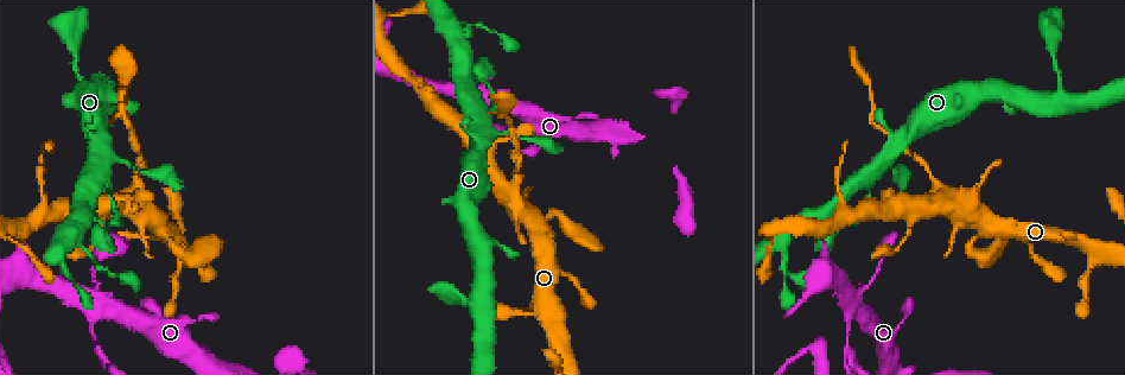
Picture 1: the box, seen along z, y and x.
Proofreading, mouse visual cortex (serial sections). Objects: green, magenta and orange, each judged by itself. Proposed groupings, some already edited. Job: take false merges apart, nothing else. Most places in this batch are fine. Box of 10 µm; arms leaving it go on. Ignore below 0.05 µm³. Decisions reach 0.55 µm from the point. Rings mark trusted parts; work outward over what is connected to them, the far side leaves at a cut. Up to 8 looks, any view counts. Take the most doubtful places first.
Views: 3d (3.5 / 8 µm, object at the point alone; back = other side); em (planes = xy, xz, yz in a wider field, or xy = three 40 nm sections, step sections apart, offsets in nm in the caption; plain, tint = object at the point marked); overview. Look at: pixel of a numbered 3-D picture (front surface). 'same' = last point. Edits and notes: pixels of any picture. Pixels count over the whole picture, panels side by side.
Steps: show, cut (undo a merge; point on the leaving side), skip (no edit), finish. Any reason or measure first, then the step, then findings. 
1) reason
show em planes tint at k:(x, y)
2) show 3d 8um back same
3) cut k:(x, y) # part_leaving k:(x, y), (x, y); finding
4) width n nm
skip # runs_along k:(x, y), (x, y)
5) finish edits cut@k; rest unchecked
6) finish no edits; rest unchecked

thick turns thin
show em xy step 5 tint at 1:(97, 302)

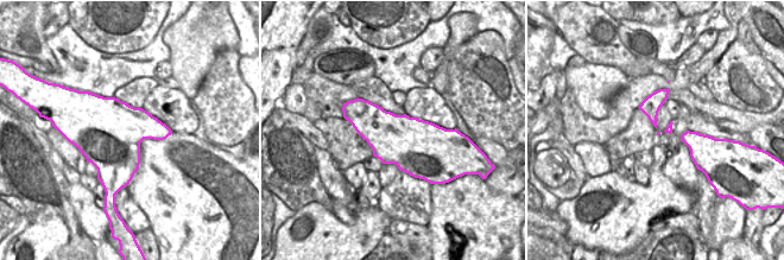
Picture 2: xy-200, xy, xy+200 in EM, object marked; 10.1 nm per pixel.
wider look
show 3d 3.5um same

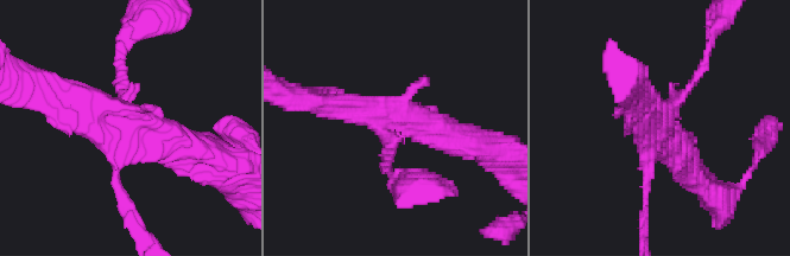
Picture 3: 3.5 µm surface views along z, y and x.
width 550 nm
skip # runs_along 3:(196, 149), (58, 94); one cell here

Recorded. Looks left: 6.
three arms meet
show 3d 3.5um at 1:(895, 148)

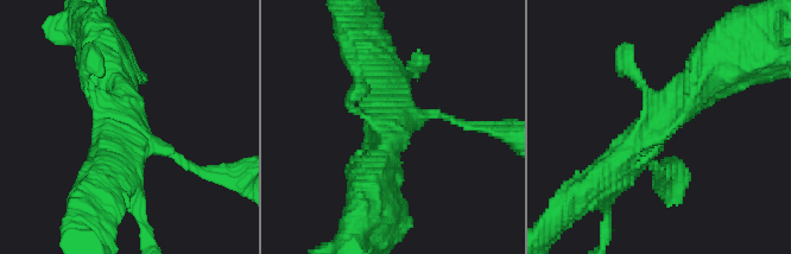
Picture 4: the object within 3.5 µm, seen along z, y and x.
now the EM
show em planes tint at 4:(125, 125)

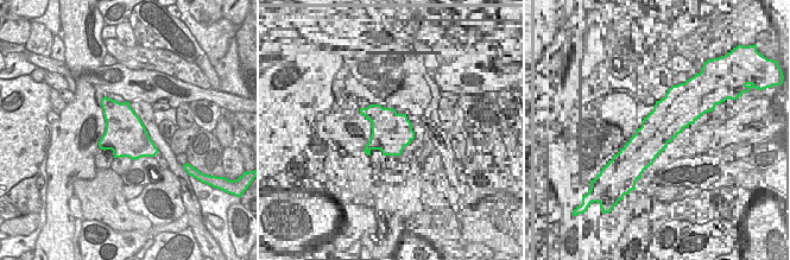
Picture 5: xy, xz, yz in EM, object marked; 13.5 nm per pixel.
skip # runs_along 4:(710, 70), (601, 183); continuous, no second cell

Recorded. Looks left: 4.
calibre changes
show 3d 3.5um at 1:(782, 262)

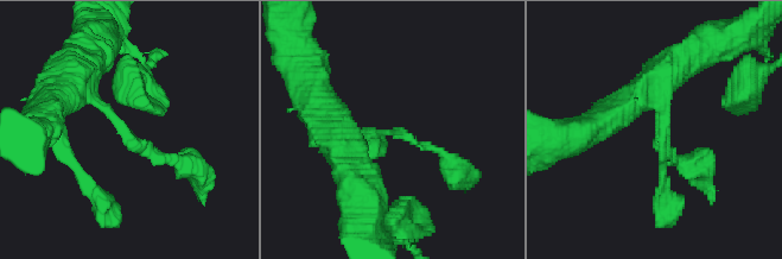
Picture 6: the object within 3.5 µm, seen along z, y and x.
arm_widths 150, 300 nm; need the tissue
show em xy step 3 tint at 6:(125, 136)

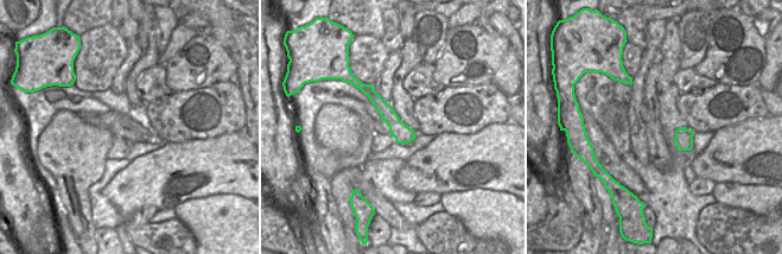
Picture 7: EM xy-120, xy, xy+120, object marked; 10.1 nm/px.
another direction
show em xy step 2 tint same

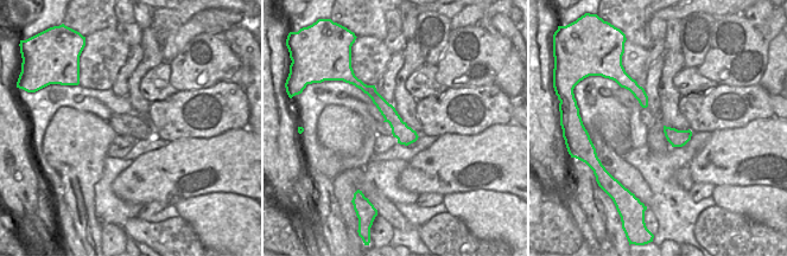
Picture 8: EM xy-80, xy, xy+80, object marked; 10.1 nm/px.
width 190 nm
skip # runs_along 6:(82, 68), (129, 141), (188, 166); all the same cell

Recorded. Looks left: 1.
finish no edits; rest unchecked

